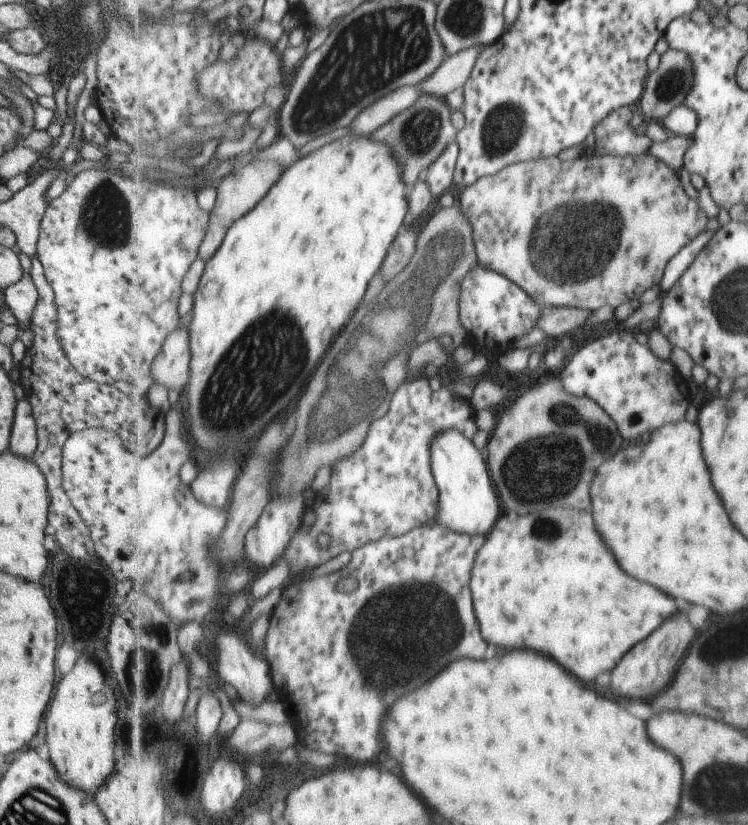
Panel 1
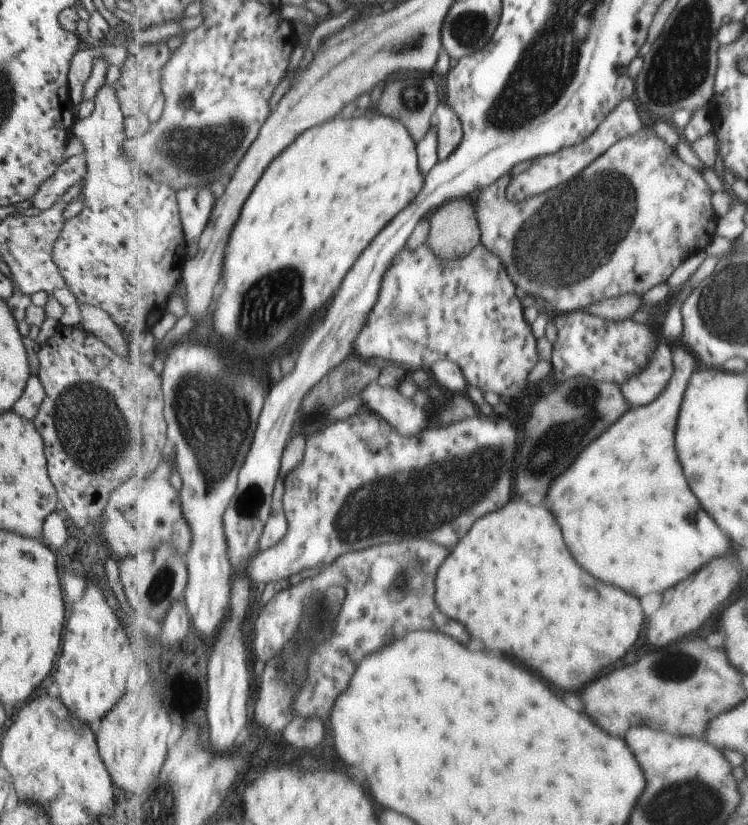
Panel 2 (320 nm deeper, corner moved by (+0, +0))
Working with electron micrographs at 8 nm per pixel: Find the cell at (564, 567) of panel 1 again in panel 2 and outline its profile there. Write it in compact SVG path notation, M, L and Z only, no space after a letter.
M515 497L509 501L504 508L493 511L489 515L482 516L472 525L472 530L465 535L456 547L451 550L445 562L440 566L436 576L436 600L439 608L453 620L461 620L461 624L465 624L469 628L469 634L473 638L479 638L485 646L487 652L501 652L507 656L515 656L521 662L525 662L529 668L533 668L537 674L541 676L549 676L549 680L553 680L553 684L557 684L557 688L587 688L593 680L597 680L597 676L605 676L605 670L613 668L615 662L619 662L639 640L643 624L645 624L645 614L641 608L639 598L611 586L605 584L597 578L593 578L589 572L585 572L573 558L573 554L569 552L565 540L563 540L563 532L555 520L555 516L551 516L551 510L545 508L545 504L541 506L531 506L524 499Z

